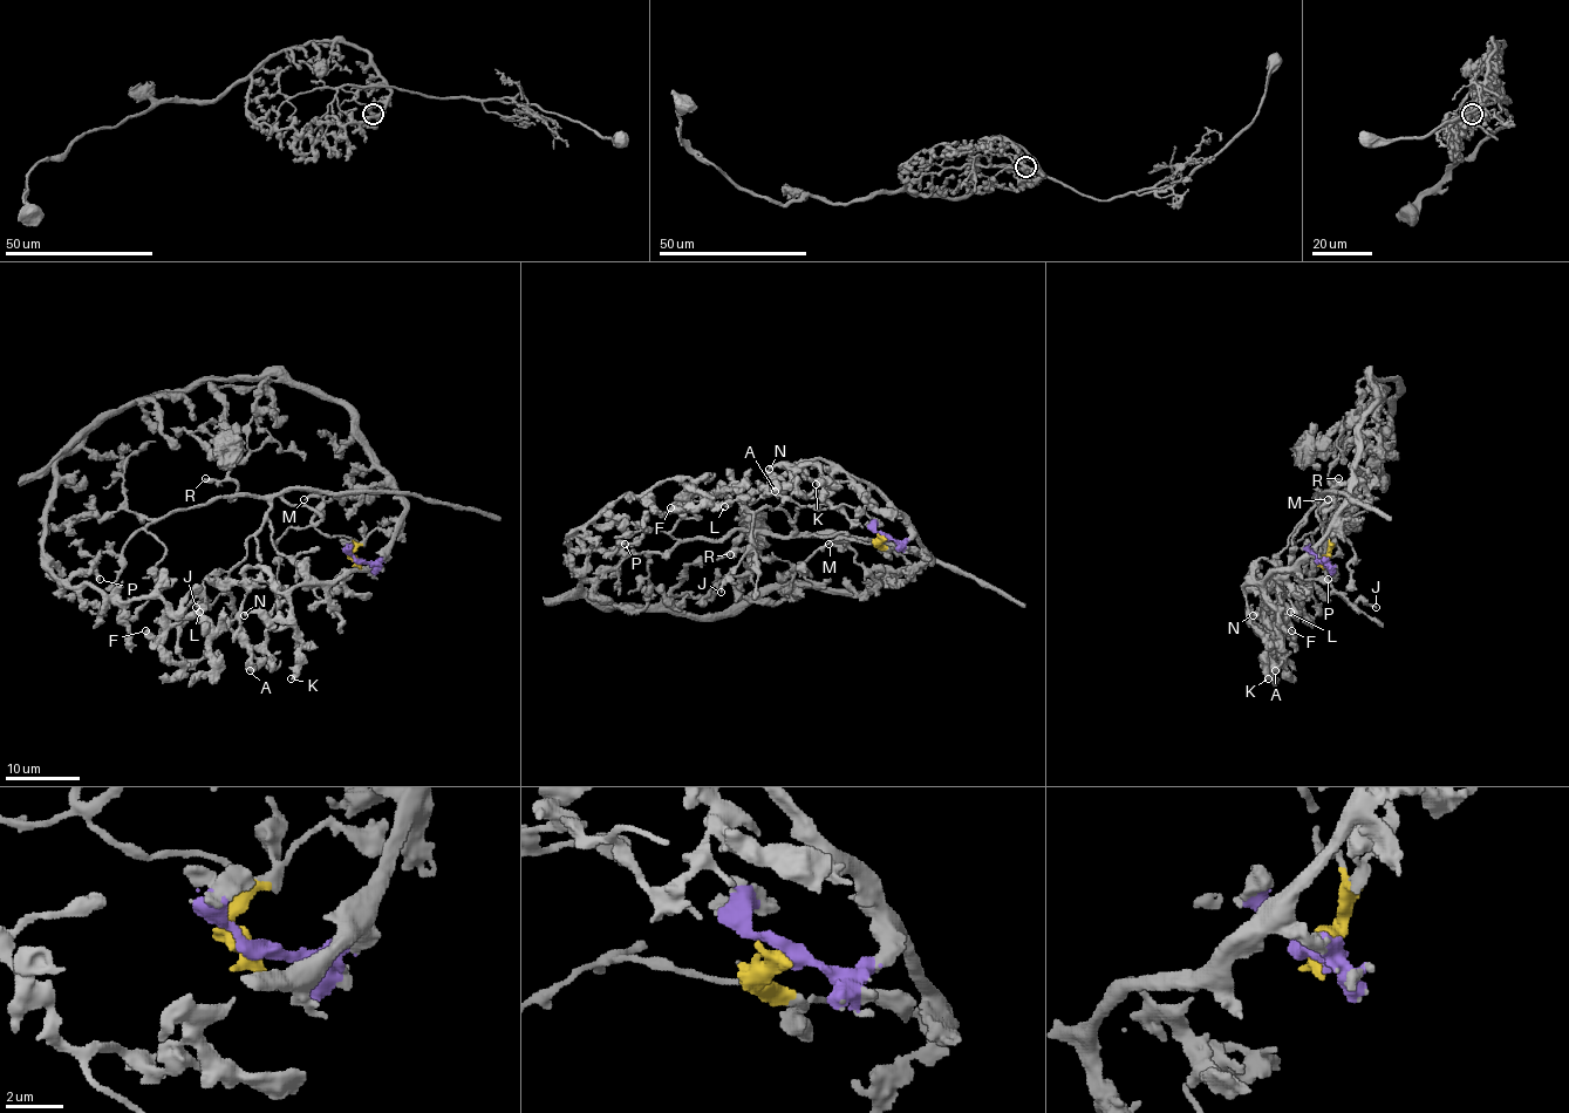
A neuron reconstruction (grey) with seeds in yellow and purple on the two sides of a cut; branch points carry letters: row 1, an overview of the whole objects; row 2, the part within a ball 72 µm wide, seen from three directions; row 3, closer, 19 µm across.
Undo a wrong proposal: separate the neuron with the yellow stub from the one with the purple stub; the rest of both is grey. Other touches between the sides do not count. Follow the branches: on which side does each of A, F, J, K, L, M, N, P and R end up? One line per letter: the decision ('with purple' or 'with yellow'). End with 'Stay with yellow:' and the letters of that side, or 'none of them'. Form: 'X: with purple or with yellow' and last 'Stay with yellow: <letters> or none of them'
A: with purple
F: with yellow
J: with yellow
K: with purple
L: with yellow
M: with yellow
N: with purple
P: with yellow
R: with yellow
Stay with yellow: F, J, L, M, P, R

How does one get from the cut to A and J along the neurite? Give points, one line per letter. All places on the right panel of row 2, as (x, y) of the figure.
A: (1321, 561), (1308, 555), (1243, 587), (1248, 619), (1261, 632), (1271, 653), (1271, 668), (1275, 671)
J: (1321, 561), (1328, 537), (1318, 496), (1294, 531), (1290, 565), (1352, 603), (1377, 608)

